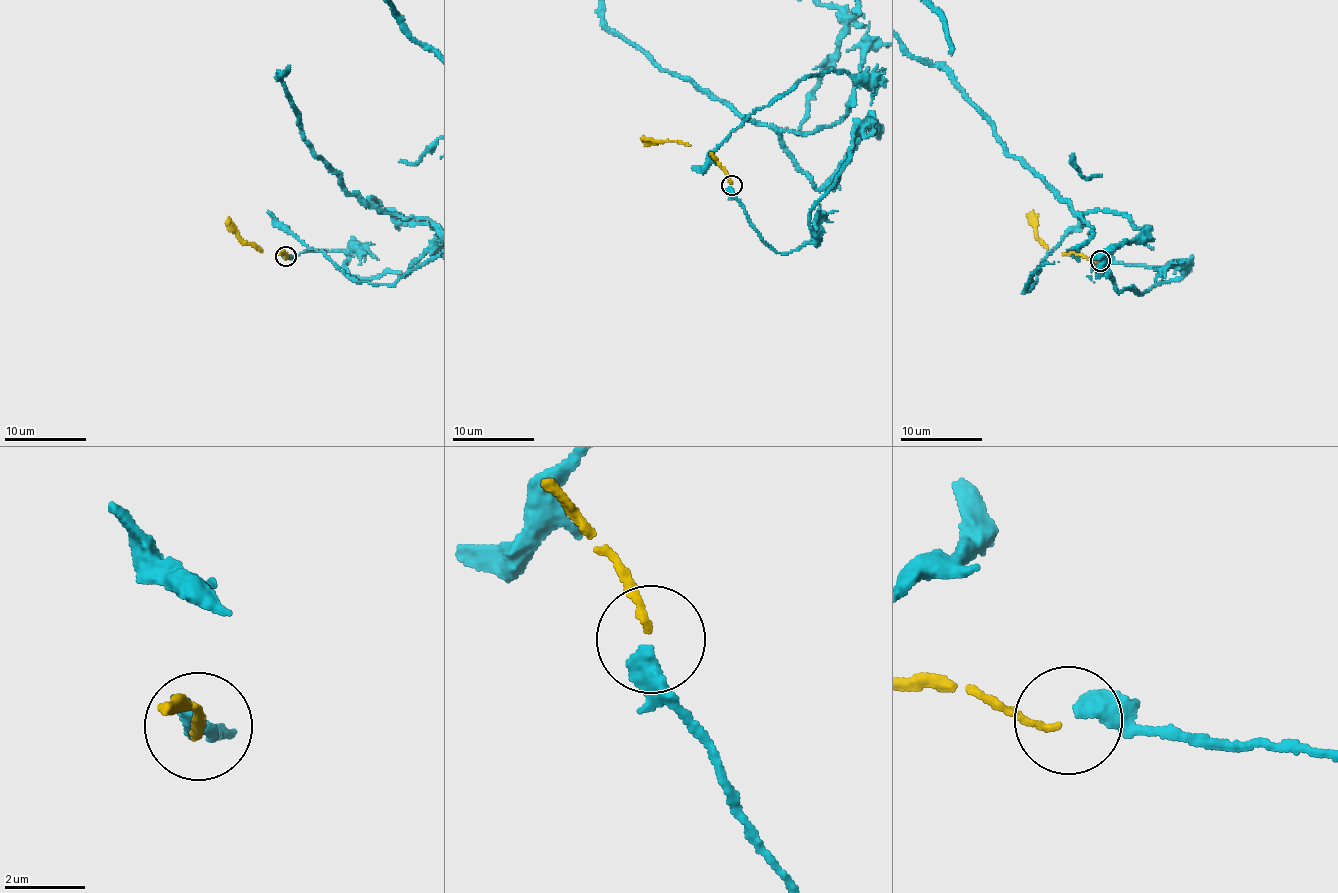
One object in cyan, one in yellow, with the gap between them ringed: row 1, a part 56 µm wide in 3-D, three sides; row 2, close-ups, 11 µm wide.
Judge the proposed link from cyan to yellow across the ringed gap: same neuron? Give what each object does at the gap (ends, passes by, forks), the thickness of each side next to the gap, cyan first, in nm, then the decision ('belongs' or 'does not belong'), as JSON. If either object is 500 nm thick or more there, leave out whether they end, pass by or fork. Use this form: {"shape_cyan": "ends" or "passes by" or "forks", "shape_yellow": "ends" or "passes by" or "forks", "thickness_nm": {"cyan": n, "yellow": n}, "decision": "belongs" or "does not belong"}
{"shape_cyan": "ends", "shape_yellow": "ends", "thickness_nm": {"cyan": 400, "yellow": 160}, "decision": "belongs"}

